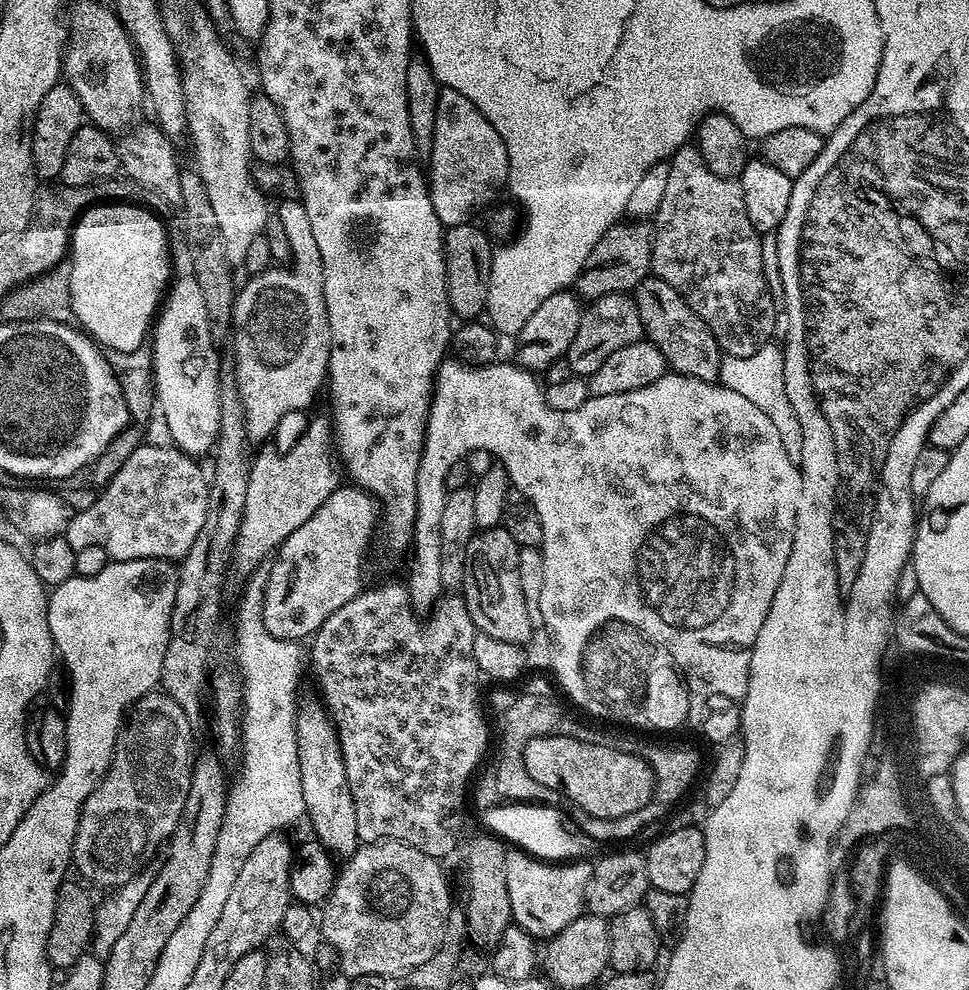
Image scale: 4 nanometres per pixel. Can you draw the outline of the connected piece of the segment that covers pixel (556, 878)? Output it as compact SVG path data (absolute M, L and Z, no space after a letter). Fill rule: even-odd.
M525 851L506 854L506 890L510 890L510 910L516 925L533 938L557 936L574 918L585 915L584 895L590 882L592 864L587 859L575 862L549 862L536 859Z

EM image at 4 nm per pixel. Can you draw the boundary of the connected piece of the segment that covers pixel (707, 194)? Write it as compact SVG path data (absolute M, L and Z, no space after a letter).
M685 146L672 153L670 157L670 179L662 197L662 206L658 206L654 217L652 272L659 276L660 279L665 280L670 286L674 286L674 290L678 290L678 294L682 294L682 298L698 313L702 318L702 322L706 322L706 326L712 331L714 338L718 342L721 353L737 356L738 358L746 358L758 351L763 344L769 343L773 339L772 331L776 328L776 304L772 301L773 289L766 282L764 271L762 270L760 238L761 233L756 232L754 226L750 226L750 217L746 215L746 202L742 199L739 179L727 180L726 178L718 178L718 174L714 174L714 170L710 170L702 162L702 154L699 147Z

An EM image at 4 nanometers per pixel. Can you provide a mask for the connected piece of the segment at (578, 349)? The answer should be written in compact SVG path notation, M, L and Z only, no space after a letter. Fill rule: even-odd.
M615 292L591 301L583 309L578 334L574 334L574 342L570 342L566 359L573 374L587 378L592 375L614 350L622 350L622 346L630 346L630 342L638 342L644 336L644 327L636 309L635 299L631 295Z

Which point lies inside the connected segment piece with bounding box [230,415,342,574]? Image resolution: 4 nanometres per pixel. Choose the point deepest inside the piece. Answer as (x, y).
(284, 488)

